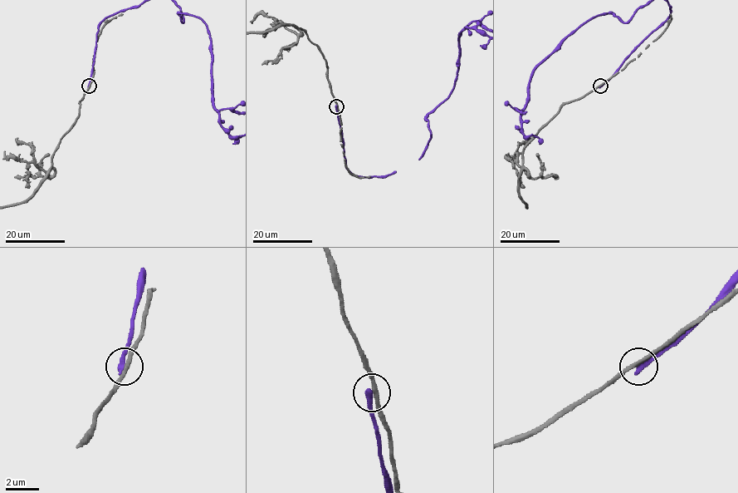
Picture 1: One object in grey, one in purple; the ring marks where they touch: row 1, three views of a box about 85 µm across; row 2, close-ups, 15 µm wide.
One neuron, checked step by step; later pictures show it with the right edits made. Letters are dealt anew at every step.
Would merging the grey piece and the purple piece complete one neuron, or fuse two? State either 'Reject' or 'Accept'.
Reject

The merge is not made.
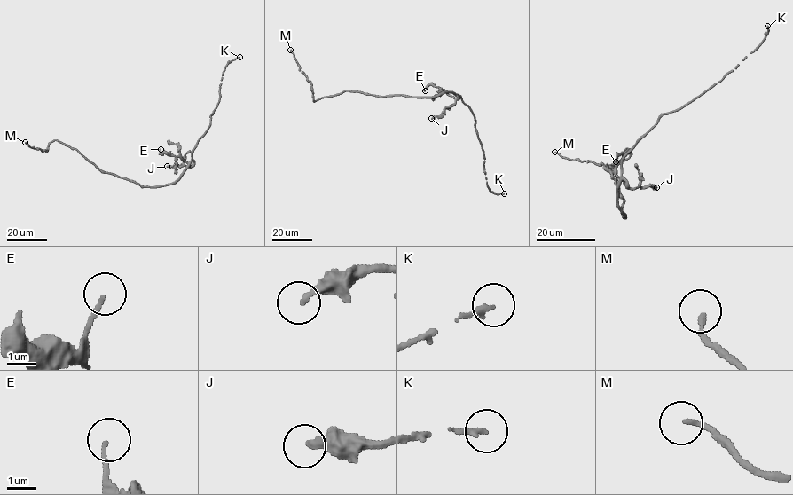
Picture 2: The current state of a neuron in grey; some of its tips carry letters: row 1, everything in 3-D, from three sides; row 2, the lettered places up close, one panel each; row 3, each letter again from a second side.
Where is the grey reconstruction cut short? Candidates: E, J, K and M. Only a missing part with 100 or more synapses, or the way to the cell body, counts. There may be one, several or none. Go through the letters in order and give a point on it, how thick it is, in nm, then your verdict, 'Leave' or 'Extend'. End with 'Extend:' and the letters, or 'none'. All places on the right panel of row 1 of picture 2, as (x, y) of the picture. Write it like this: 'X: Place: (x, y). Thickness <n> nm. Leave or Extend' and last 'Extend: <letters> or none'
E: Place: (616, 161). Thickness 130 nm. Leave
J: Place: (656, 187). Thickness 240 nm. Leave
K: Place: (767, 26). Thickness 180 nm. Extend
M: Place: (554, 152). Thickness 180 nm. Leave
Extend: K

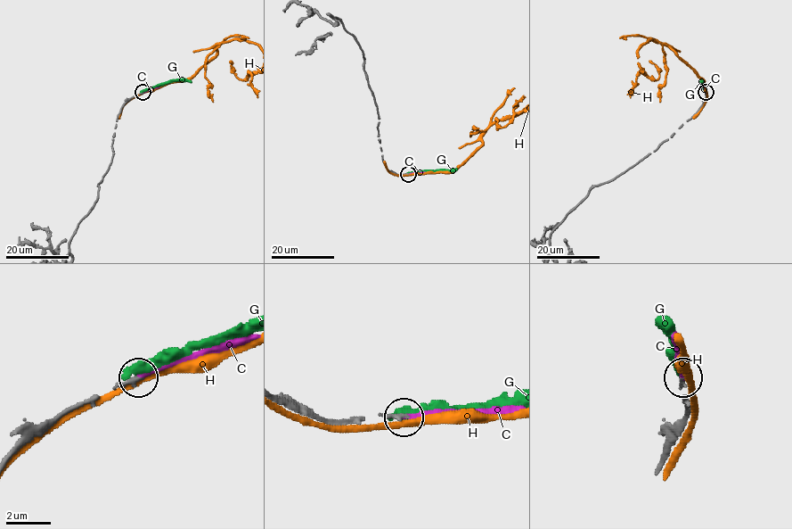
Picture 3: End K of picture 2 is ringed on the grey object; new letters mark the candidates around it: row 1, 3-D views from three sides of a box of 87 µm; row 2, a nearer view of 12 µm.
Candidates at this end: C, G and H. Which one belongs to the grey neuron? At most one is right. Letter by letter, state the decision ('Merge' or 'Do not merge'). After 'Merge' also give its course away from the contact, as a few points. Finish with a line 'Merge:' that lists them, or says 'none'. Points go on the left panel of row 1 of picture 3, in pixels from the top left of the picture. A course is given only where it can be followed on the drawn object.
C: Merge. Its course: (142, 92), (159, 86)
G: Do not merge
H: Do not merge
Merge: C

